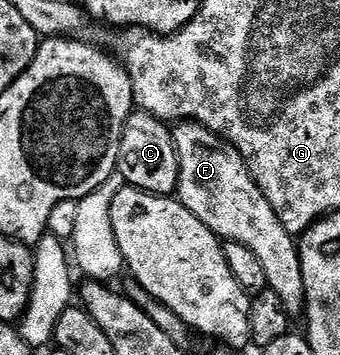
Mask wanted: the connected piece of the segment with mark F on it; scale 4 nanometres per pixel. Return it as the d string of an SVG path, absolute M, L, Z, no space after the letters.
M194 122L176 123L171 137L179 159L177 199L194 216L201 218L201 222L205 222L220 241L232 240L241 246L249 246L265 269L267 286L277 294L277 298L281 298L281 306L285 306L292 318L302 317L307 299L296 237L281 226L281 218L273 214L273 206L269 206L265 194L261 194L237 149Z

